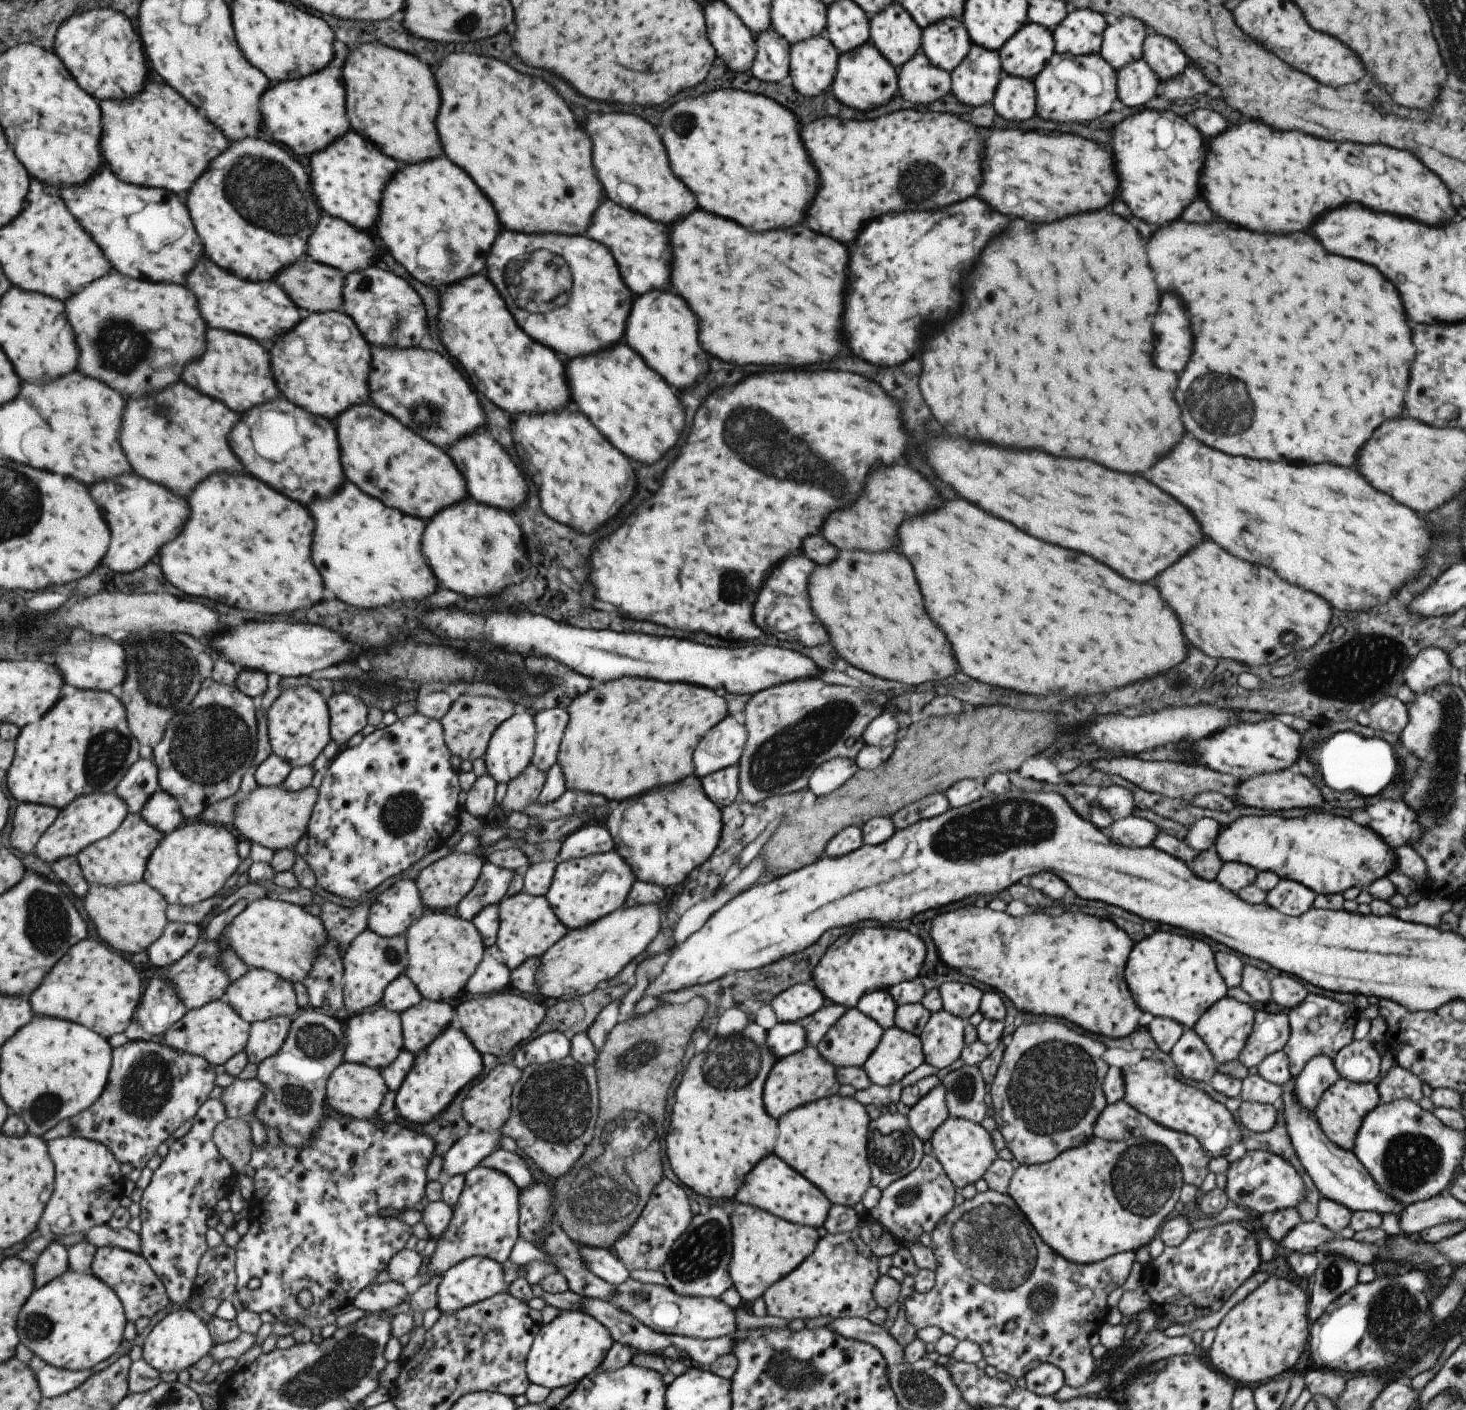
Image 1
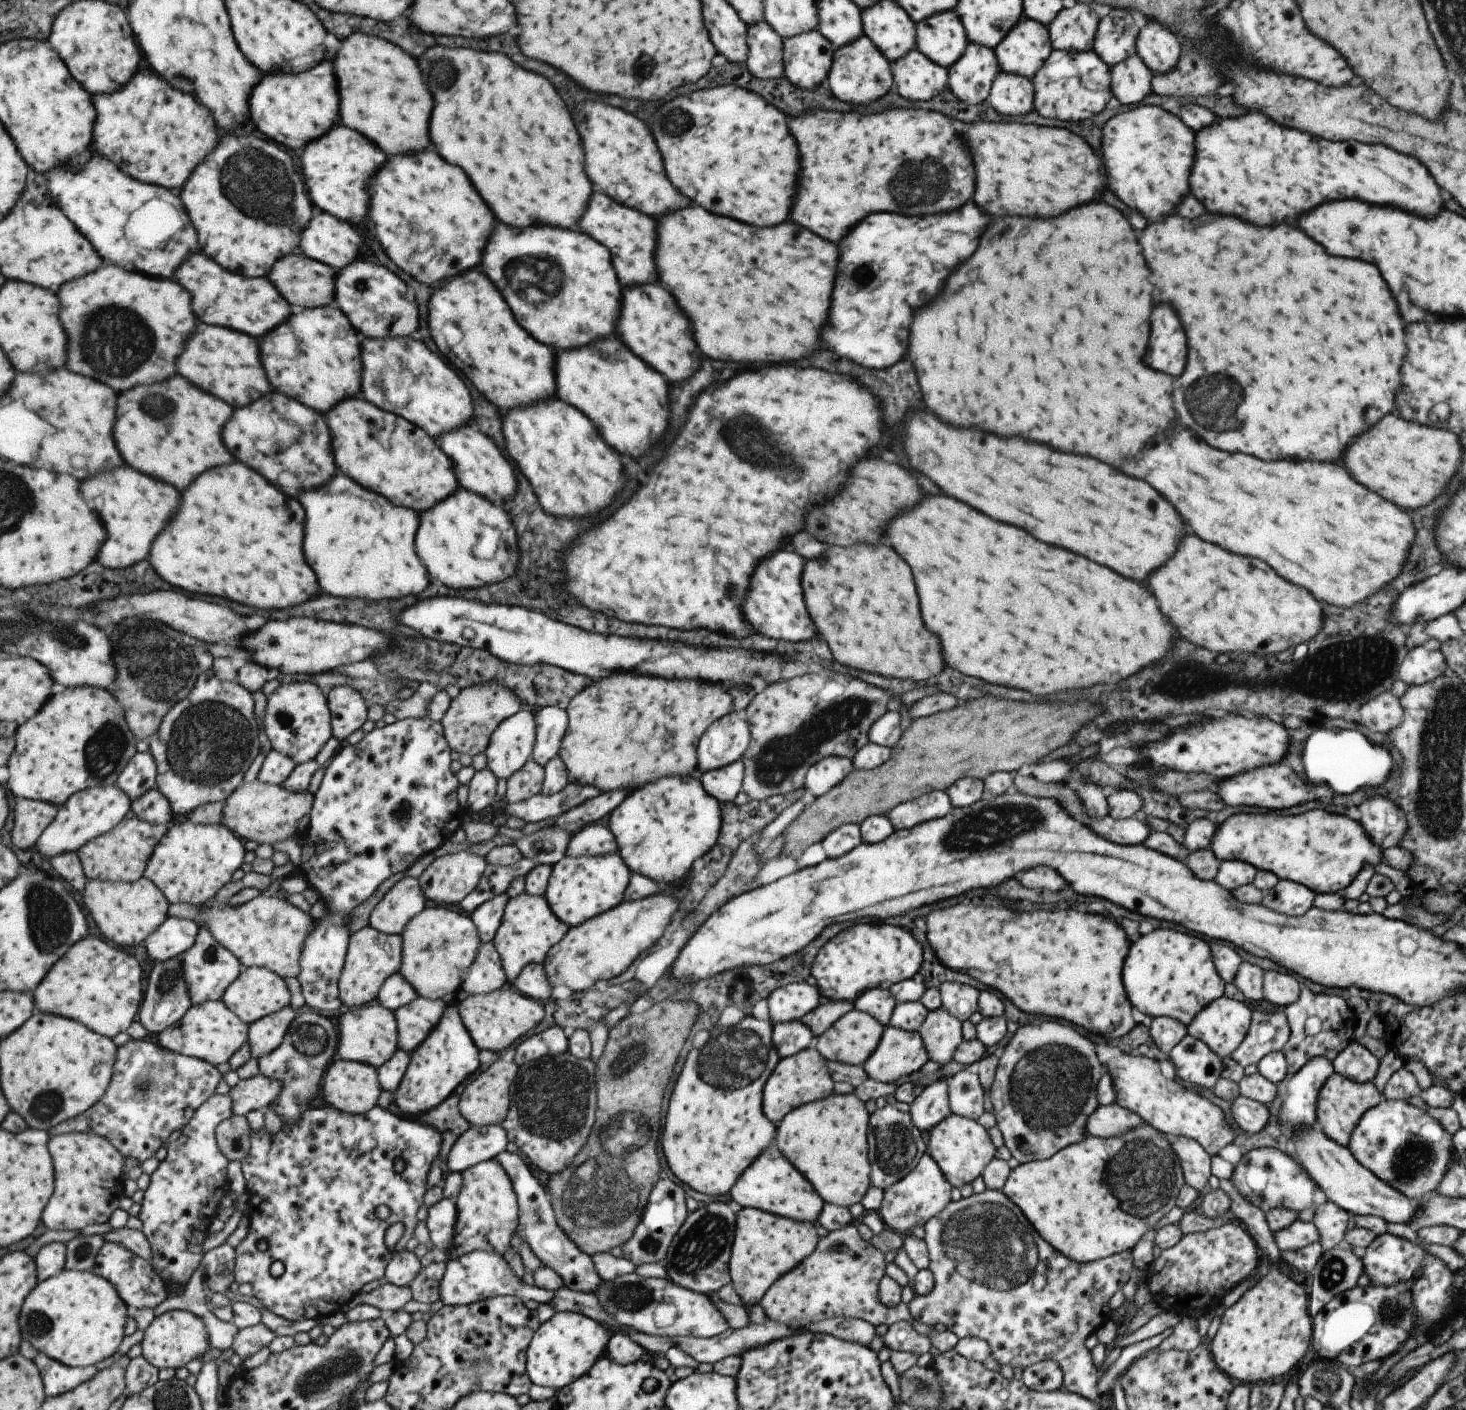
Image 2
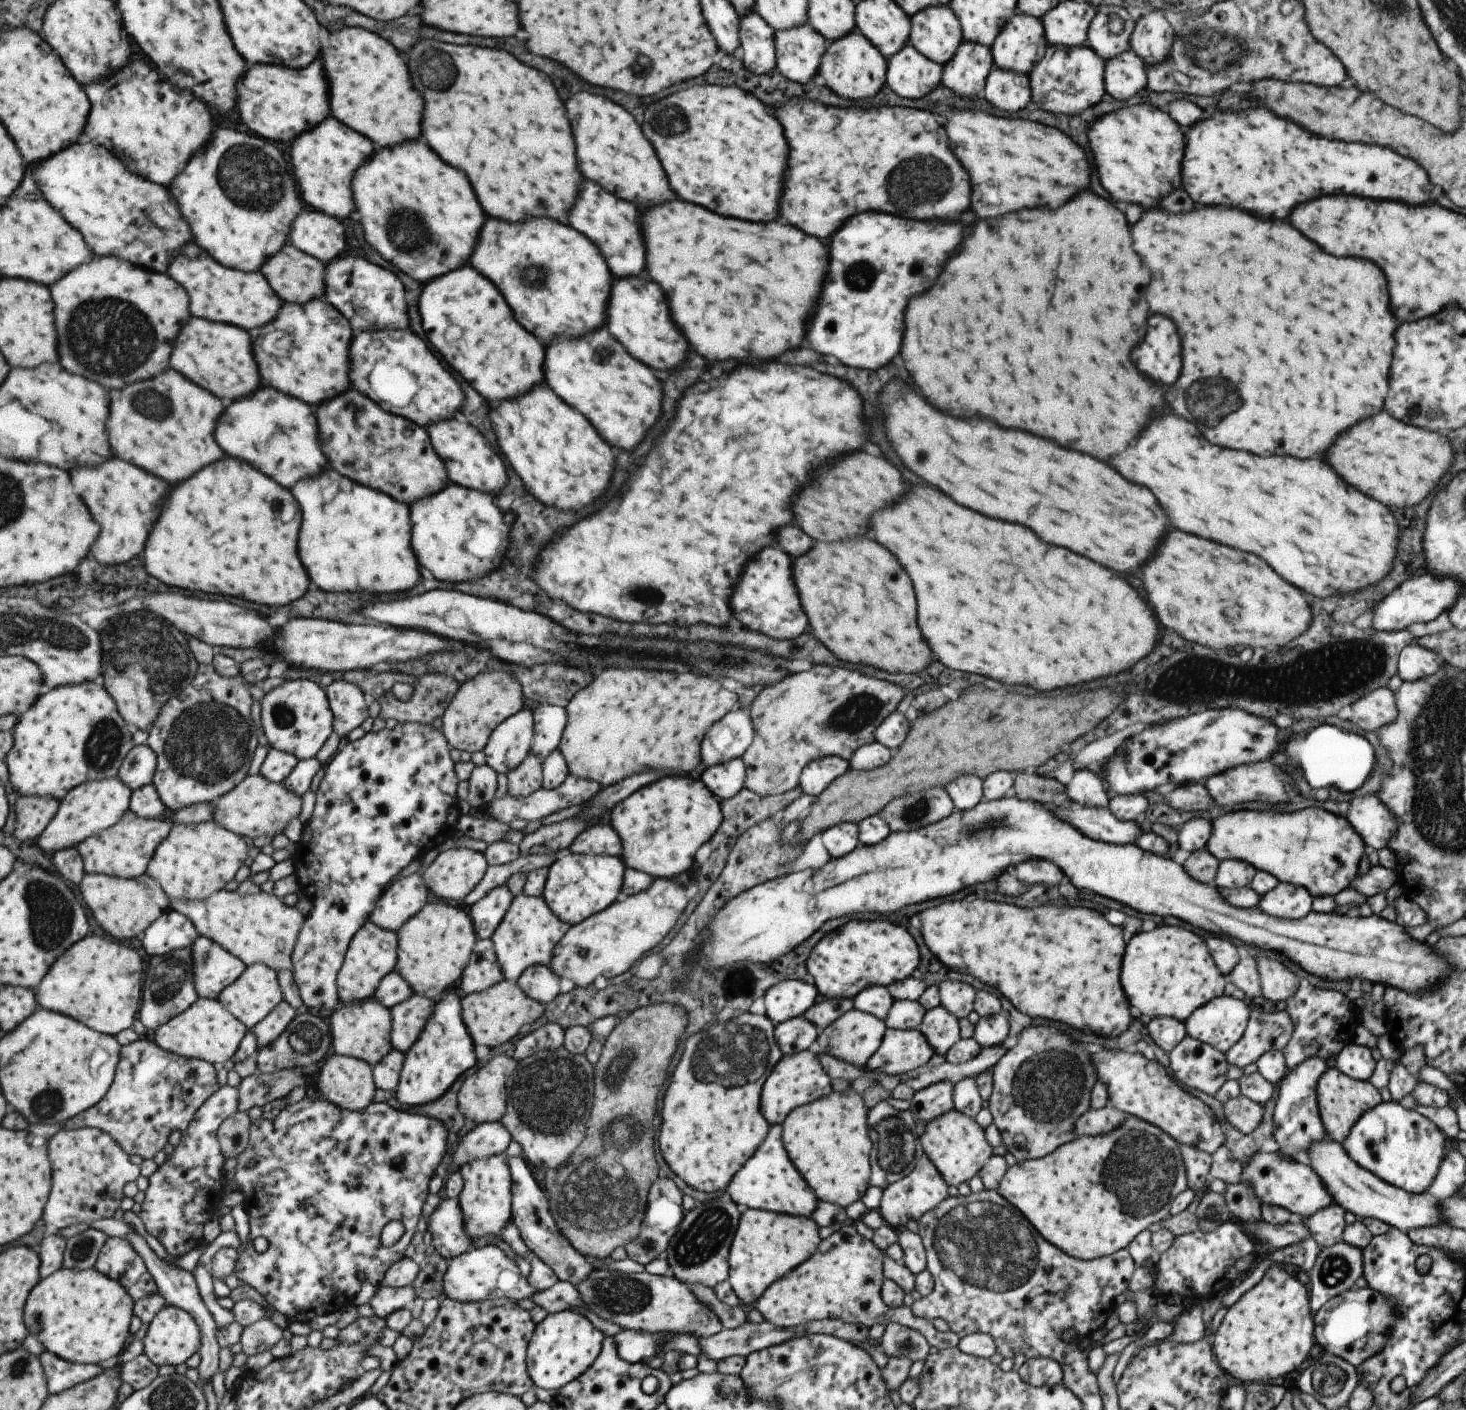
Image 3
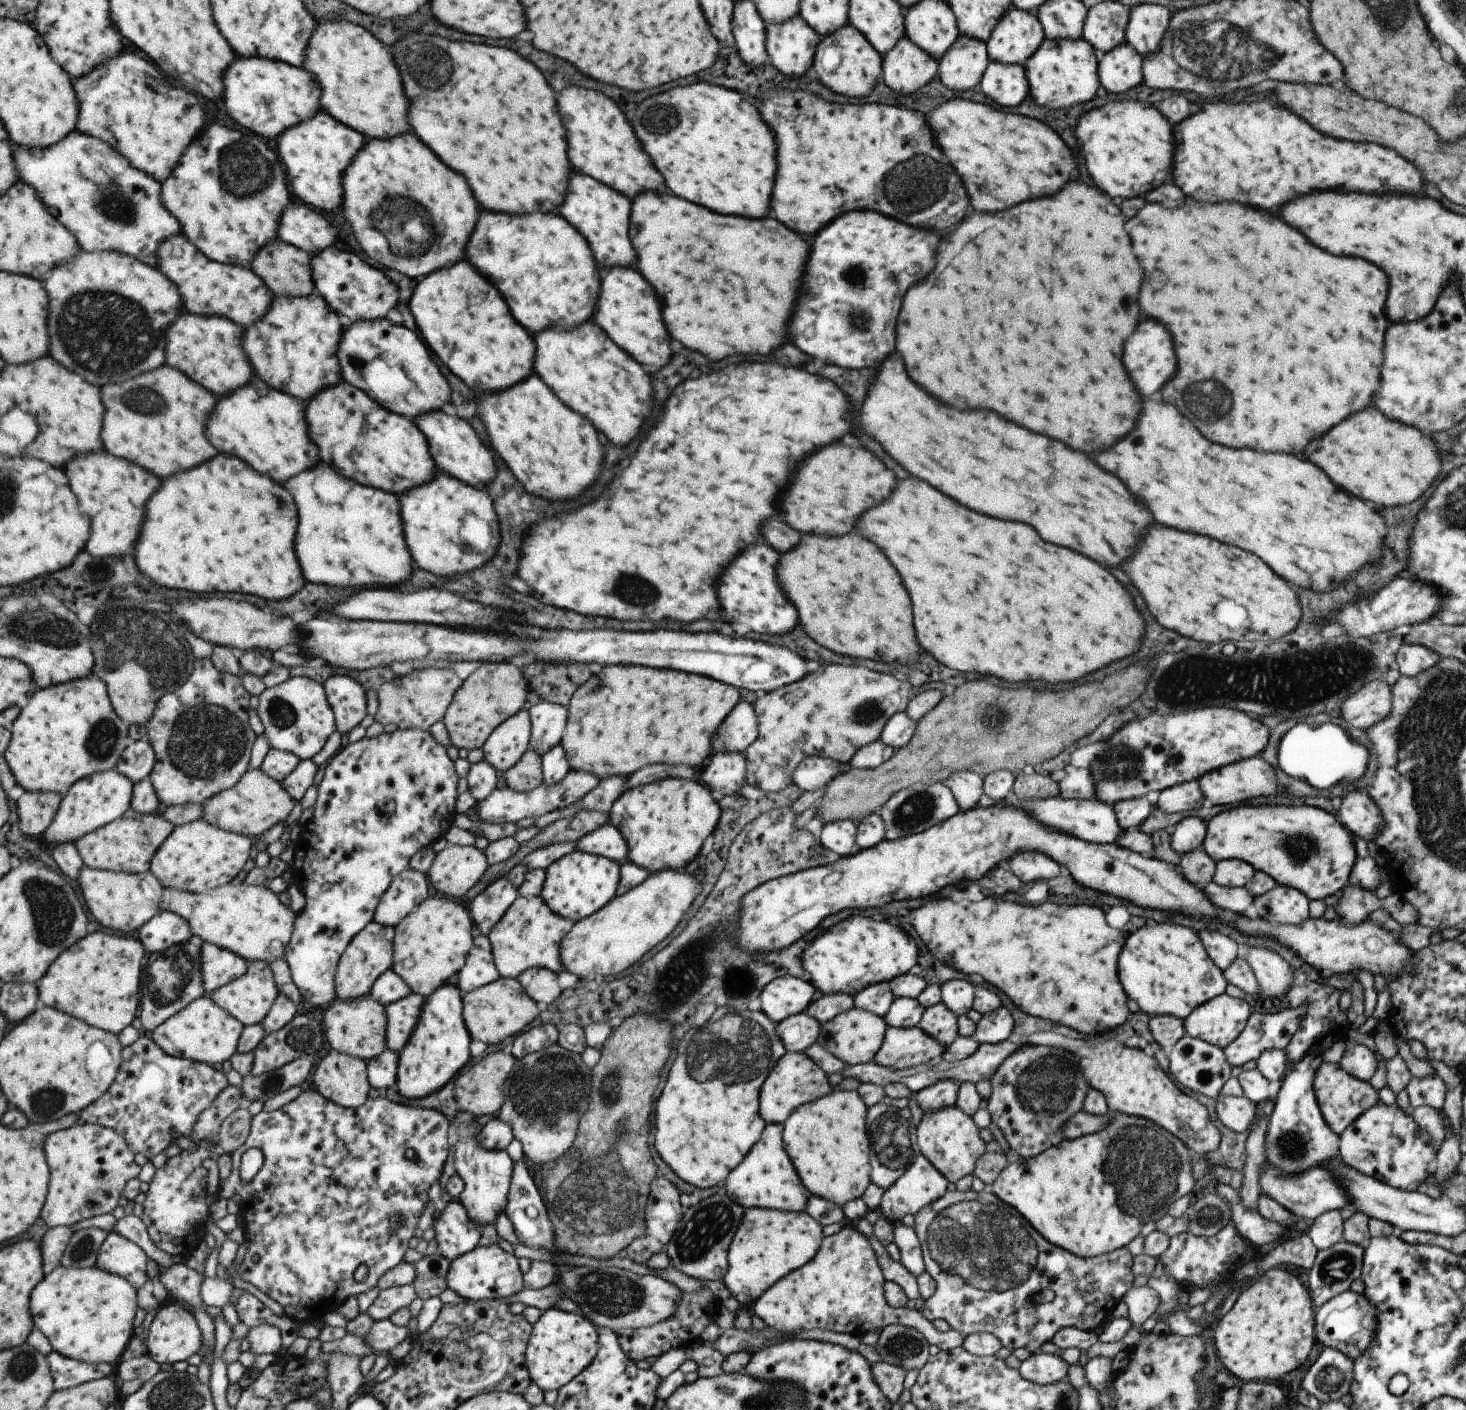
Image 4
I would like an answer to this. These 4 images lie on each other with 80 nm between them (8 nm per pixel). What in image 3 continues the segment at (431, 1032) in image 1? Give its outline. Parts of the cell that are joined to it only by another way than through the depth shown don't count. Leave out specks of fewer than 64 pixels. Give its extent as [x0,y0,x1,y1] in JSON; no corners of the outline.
[391,994,436,1053]

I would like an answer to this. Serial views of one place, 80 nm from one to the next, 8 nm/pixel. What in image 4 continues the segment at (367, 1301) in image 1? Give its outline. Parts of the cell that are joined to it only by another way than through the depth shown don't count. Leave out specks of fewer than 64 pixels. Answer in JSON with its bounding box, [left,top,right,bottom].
[368,1283,418,1321]

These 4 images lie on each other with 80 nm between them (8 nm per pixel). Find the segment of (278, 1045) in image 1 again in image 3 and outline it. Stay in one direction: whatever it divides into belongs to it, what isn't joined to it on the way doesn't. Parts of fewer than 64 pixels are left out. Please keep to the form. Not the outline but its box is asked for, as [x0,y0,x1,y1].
[252,1000,297,1048]

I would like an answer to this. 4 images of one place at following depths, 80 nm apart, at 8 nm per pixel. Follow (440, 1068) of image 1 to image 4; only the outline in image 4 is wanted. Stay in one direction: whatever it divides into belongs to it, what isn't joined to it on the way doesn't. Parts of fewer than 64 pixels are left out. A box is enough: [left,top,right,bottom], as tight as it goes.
[398,981,469,1100]

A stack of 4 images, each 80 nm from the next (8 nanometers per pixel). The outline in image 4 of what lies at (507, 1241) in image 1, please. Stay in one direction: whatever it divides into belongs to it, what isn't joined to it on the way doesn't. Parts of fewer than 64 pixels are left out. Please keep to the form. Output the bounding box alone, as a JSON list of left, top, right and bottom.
[451,1110,512,1227]

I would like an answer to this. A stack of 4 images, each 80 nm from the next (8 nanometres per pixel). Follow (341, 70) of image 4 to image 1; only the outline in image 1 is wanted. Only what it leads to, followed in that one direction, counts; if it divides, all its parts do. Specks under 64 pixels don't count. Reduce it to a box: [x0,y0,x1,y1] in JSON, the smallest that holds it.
[345,44,443,164]

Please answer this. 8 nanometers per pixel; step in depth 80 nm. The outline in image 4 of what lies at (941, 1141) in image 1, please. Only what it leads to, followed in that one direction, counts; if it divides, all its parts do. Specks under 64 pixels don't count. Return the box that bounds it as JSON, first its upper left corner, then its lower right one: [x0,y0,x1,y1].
[915,1106,985,1183]

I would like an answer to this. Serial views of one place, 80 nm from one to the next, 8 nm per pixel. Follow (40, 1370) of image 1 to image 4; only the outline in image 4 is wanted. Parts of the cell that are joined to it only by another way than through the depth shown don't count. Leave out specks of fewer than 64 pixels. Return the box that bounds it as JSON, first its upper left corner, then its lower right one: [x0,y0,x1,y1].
[47,1351,115,1390]

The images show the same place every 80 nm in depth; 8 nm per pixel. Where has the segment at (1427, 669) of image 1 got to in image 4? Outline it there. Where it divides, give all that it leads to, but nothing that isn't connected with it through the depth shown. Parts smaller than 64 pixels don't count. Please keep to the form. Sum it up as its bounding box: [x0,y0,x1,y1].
[1394,644,1440,677]

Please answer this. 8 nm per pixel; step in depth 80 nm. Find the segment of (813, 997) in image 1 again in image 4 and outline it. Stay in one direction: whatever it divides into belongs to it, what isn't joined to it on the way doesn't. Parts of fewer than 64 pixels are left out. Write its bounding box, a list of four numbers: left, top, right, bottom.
[759,975,814,1024]

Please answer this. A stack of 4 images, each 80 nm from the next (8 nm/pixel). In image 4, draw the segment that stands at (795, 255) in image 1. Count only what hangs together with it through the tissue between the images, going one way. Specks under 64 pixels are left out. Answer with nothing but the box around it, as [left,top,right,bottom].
[629,192,809,360]

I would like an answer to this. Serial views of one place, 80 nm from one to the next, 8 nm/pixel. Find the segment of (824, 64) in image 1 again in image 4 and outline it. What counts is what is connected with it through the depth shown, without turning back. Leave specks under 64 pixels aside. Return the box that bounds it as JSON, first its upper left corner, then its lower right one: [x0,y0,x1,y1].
[764,16,820,76]

